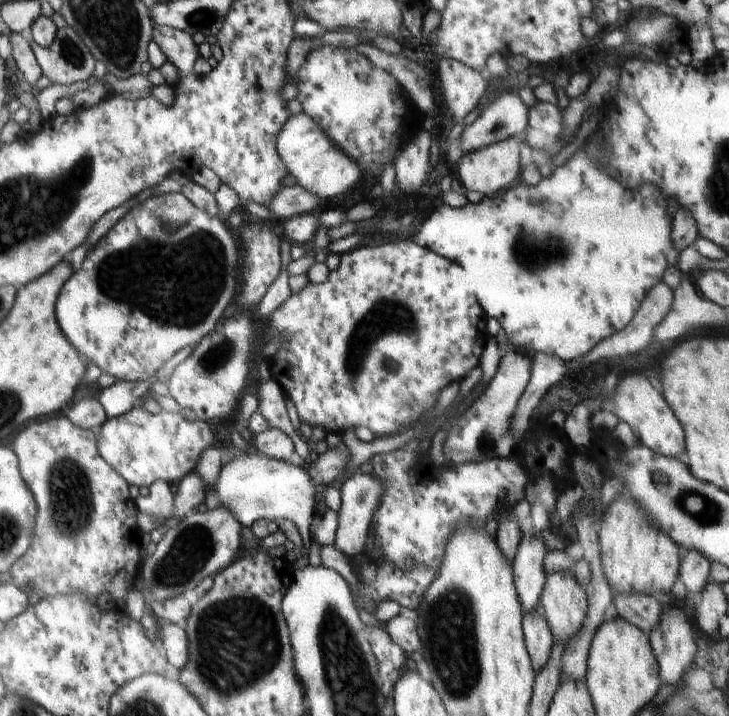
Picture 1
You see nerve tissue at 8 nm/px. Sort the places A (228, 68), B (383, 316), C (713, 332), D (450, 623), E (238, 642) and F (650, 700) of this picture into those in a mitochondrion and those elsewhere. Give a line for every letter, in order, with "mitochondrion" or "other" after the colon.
A: other
B: mitochondrion
C: other
D: mitochondrion
E: mitochondrion
F: other

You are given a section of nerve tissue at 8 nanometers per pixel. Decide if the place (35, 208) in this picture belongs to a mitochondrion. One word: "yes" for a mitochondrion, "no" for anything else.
yes

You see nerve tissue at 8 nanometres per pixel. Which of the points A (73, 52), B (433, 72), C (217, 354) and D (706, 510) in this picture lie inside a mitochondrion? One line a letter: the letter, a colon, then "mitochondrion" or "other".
A: mitochondrion
B: other
C: mitochondrion
D: mitochondrion

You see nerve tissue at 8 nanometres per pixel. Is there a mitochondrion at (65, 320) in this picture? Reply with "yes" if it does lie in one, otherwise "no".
no

